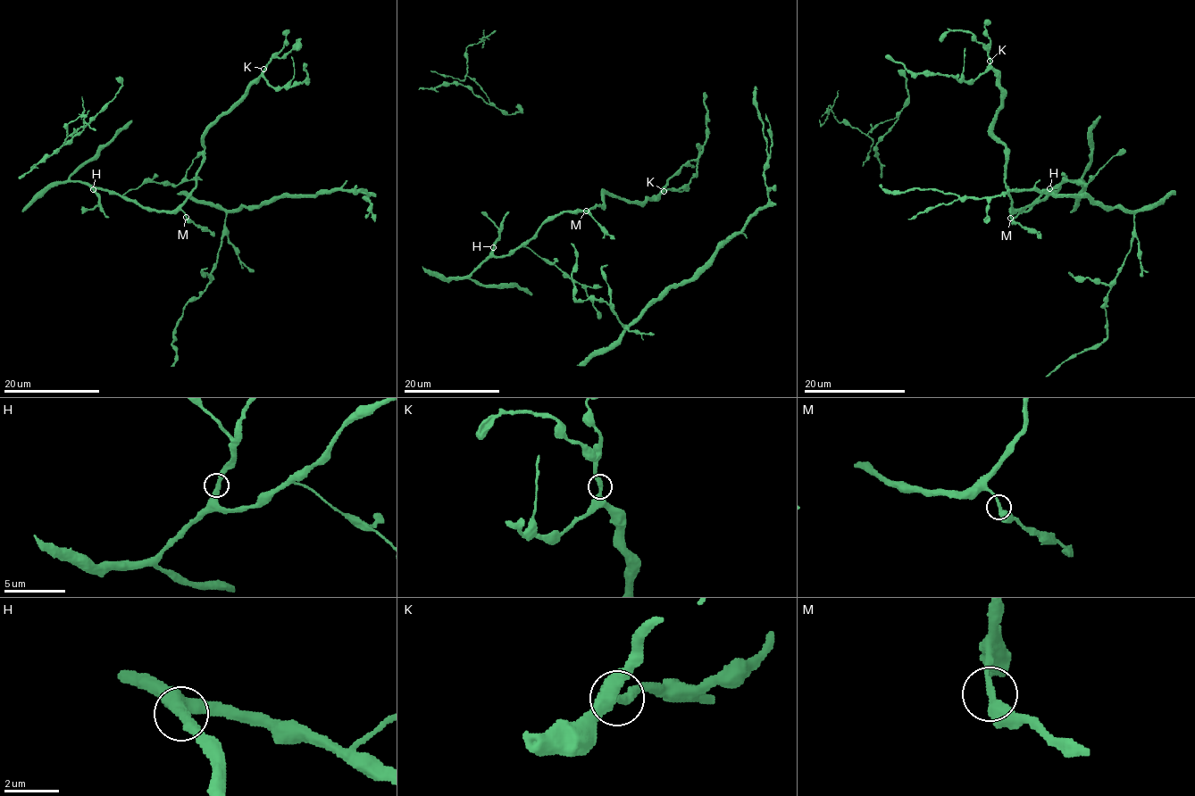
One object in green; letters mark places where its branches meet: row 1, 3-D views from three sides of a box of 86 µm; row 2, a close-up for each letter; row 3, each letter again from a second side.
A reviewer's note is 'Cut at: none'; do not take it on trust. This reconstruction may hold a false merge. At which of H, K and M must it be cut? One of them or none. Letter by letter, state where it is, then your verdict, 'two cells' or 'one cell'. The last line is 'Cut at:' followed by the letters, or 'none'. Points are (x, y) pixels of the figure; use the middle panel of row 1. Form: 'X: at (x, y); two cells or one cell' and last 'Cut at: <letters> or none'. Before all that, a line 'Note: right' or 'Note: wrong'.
Note: right
H: at (493, 247); one cell
K: at (664, 191); one cell
M: at (586, 211); one cell
Cut at: none

